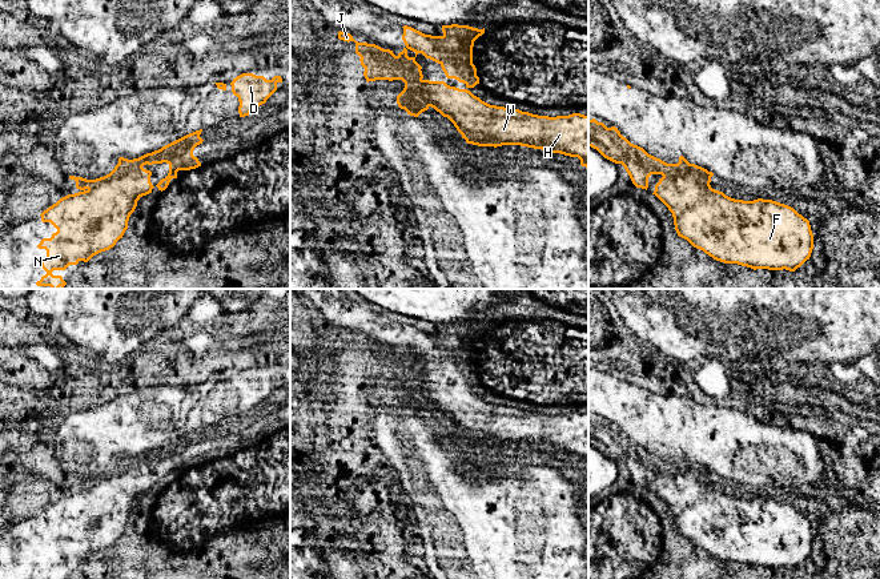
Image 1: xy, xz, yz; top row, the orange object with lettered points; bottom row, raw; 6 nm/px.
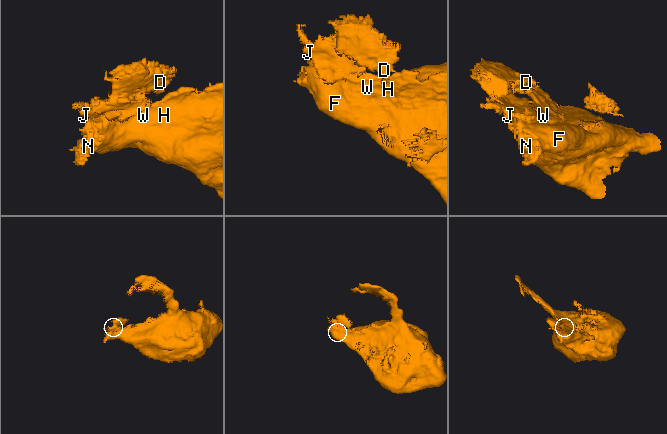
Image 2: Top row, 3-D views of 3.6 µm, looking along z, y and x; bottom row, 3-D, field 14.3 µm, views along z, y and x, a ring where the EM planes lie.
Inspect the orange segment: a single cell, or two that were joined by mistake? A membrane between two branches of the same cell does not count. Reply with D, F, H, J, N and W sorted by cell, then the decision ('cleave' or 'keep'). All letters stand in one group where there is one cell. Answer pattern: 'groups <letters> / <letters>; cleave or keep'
groups D J / F H N W; cleave

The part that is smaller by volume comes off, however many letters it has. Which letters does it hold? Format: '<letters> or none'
D, J

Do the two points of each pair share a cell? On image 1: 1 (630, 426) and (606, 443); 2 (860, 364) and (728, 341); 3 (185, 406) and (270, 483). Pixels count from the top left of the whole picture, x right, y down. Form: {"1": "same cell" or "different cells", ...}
{"1": "same cell", "2": "different cells", "3": "different cells"}

